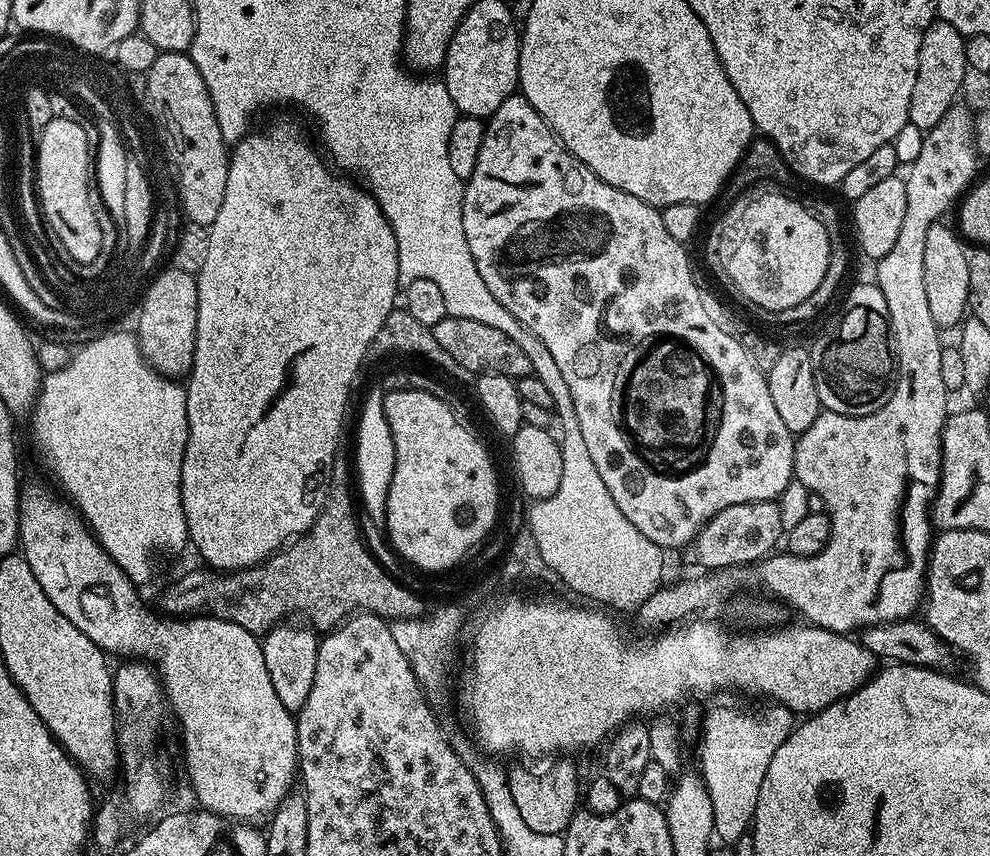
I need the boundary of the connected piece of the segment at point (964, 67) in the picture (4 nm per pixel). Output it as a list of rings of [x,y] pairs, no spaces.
[[[935,19],[922,34],[922,50],[918,50],[918,78],[914,78],[914,94],[910,94],[910,110],[908,123],[918,126],[922,131],[929,132],[957,103],[960,87],[964,84],[964,75],[970,69],[966,62],[965,37],[950,26],[950,22]]]

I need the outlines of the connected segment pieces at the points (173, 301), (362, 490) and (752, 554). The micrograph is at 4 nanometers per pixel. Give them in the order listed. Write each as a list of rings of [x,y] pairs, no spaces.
[[[168,266],[156,276],[156,281],[143,289],[140,317],[136,320],[134,335],[140,341],[144,361],[169,378],[184,378],[192,370],[196,345],[196,319],[198,318],[198,286],[196,277],[186,270]]]
[[[374,386],[365,400],[360,418],[358,420],[358,428],[356,430],[356,460],[354,456],[354,472],[358,474],[358,486],[356,490],[363,513],[364,510],[371,524],[380,528],[387,527],[387,510],[389,500],[390,482],[393,480],[394,462],[396,455],[394,454],[393,435],[390,433],[389,422],[386,421],[385,393],[381,387]]]
[[[759,500],[758,502],[742,502],[738,506],[726,506],[726,510],[718,510],[714,518],[710,518],[700,528],[699,534],[690,545],[690,553],[701,564],[704,570],[732,570],[735,564],[755,565],[773,551],[776,543],[781,543],[786,532],[786,520],[780,513],[776,500]]]

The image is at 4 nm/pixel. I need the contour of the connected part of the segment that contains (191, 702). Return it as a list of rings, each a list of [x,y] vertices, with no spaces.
[[[32,484],[23,489],[20,493],[20,534],[18,537],[18,548],[22,553],[24,560],[30,562],[30,570],[34,570],[34,578],[38,578],[42,590],[46,590],[46,598],[50,598],[50,602],[54,602],[54,606],[58,606],[58,610],[66,618],[70,618],[70,622],[74,622],[74,626],[78,626],[78,630],[82,630],[82,634],[86,634],[86,638],[90,638],[90,642],[94,642],[101,648],[105,654],[113,654],[124,656],[120,658],[135,658],[140,662],[147,662],[154,666],[155,671],[159,673],[160,683],[164,685],[164,692],[167,703],[176,711],[176,716],[180,719],[180,728],[184,731],[184,764],[188,767],[188,780],[192,783],[192,792],[196,795],[196,800],[201,809],[206,812],[213,812],[216,816],[222,816],[225,820],[233,822],[260,822],[263,818],[271,817],[276,808],[283,802],[292,787],[292,779],[295,781],[298,776],[298,757],[296,755],[296,719],[297,717],[286,710],[286,706],[282,706],[282,702],[278,699],[278,694],[274,691],[274,686],[270,683],[270,670],[266,670],[266,658],[264,657],[264,645],[250,630],[242,630],[242,626],[238,626],[229,620],[223,620],[217,616],[209,616],[207,614],[192,614],[187,618],[169,618],[167,615],[161,614],[159,611],[150,609],[144,605],[144,600],[140,597],[141,589],[133,584],[130,577],[118,566],[118,562],[114,562],[114,558],[110,558],[110,554],[106,554],[106,550],[96,540],[96,535],[88,529],[88,525],[84,523],[83,516],[72,507],[71,503],[63,495],[51,492],[48,488],[43,488],[40,484]]]

